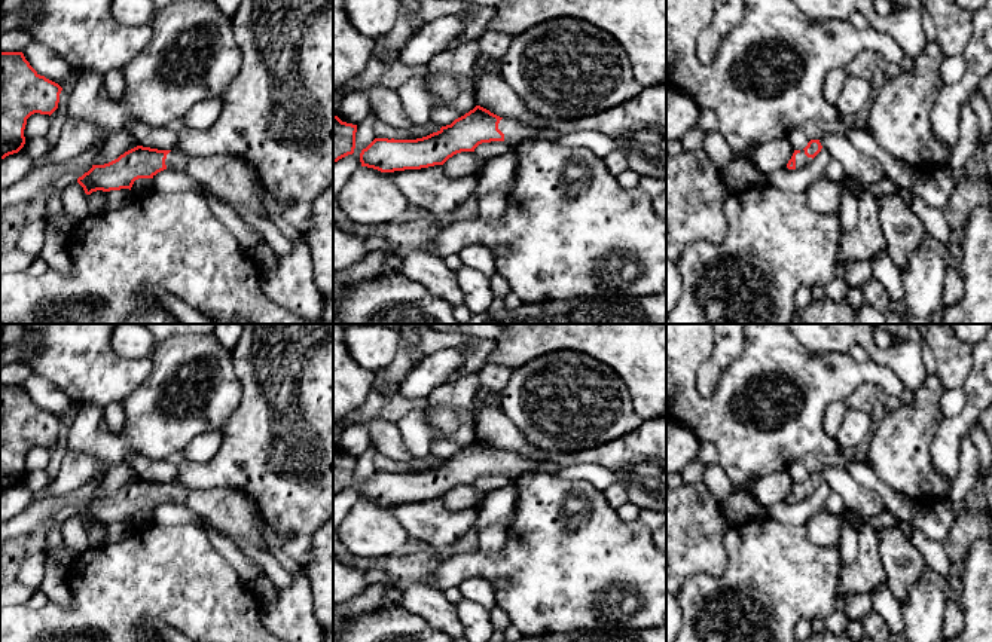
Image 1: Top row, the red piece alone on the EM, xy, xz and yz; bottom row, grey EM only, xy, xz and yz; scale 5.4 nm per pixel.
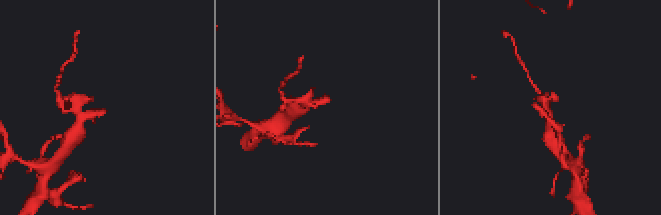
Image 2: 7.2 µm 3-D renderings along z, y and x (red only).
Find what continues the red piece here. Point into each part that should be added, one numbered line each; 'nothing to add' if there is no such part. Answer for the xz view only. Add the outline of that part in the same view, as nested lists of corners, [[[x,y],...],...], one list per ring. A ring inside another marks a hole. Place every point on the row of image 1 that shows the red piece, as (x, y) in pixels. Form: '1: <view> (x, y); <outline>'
1: xz (515, 131); [[[503,117],[498,123],[498,129],[504,134],[504,141],[510,147],[516,147],[522,141],[535,140],[537,134],[549,129],[549,126],[538,128],[529,123]]]

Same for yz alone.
1: yz (802, 159); [[[803,149],[796,155],[796,168],[803,168],[803,166],[806,166],[811,162],[812,162],[812,158],[808,158],[805,155]]]

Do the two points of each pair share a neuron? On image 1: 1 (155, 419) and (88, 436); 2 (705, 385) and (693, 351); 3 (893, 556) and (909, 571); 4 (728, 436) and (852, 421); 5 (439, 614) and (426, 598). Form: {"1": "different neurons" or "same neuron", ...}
{"1": "same neuron", "2": "different neurons", "3": "same neuron", "4": "different neurons", "5": "same neuron"}

